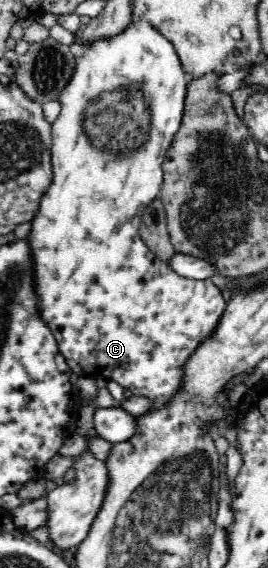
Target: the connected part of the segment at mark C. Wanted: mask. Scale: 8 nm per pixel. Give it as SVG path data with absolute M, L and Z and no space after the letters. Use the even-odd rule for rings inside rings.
M146 20L130 22L121 34L111 36L111 38L100 38L90 43L76 41L82 46L82 52L75 57L76 66L74 66L72 79L58 96L57 101L60 103L61 113L51 124L52 182L46 188L43 196L40 196L36 216L31 220L30 231L24 238L24 241L30 245L30 255L32 255L36 309L38 309L40 319L46 323L54 335L59 351L72 373L80 377L114 380L124 389L131 390L132 394L154 401L155 406L160 408L180 388L182 374L184 374L184 362L196 350L198 342L202 342L206 336L210 336L214 332L214 328L226 308L226 300L211 279L194 280L176 274L168 262L164 262L146 246L139 231L141 214L159 196L163 183L162 166L170 149L171 140L178 132L183 119L188 86L187 75L184 72L180 56L174 49L174 44L170 43L168 39L164 39L160 32L146 23Z

